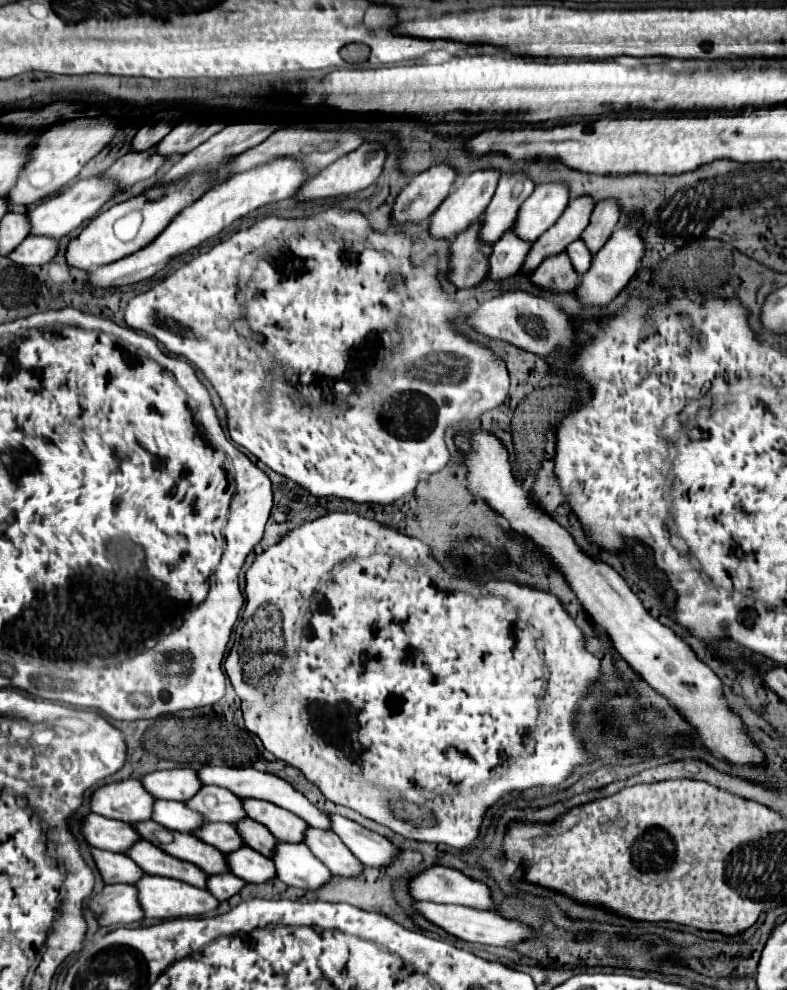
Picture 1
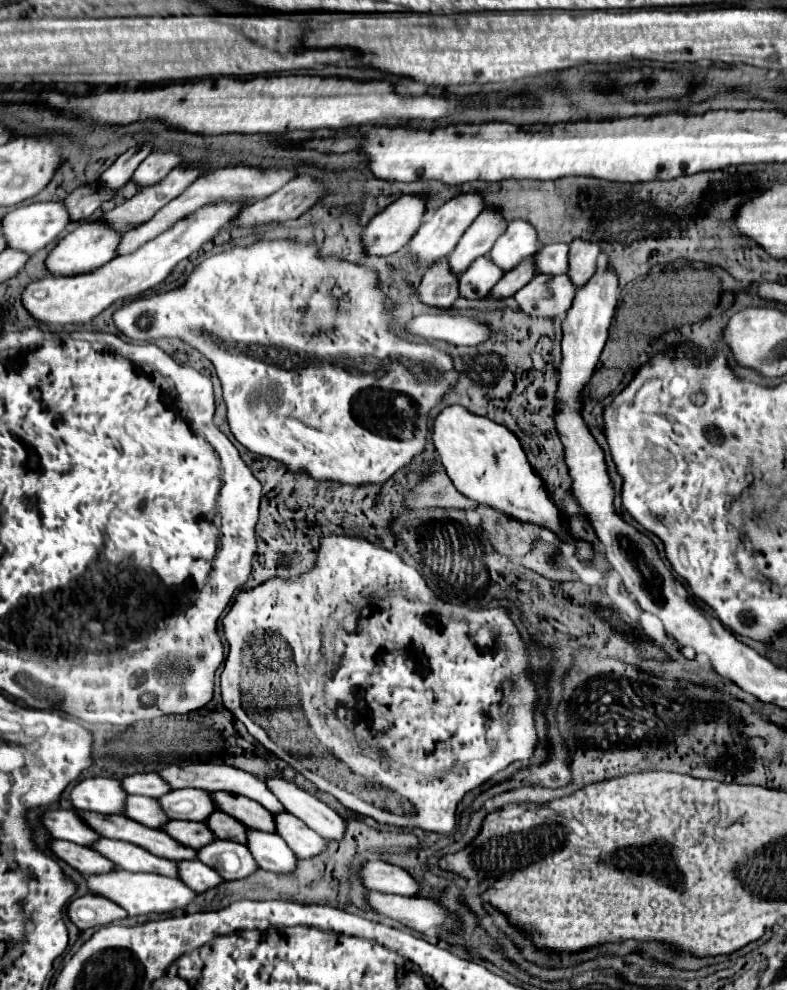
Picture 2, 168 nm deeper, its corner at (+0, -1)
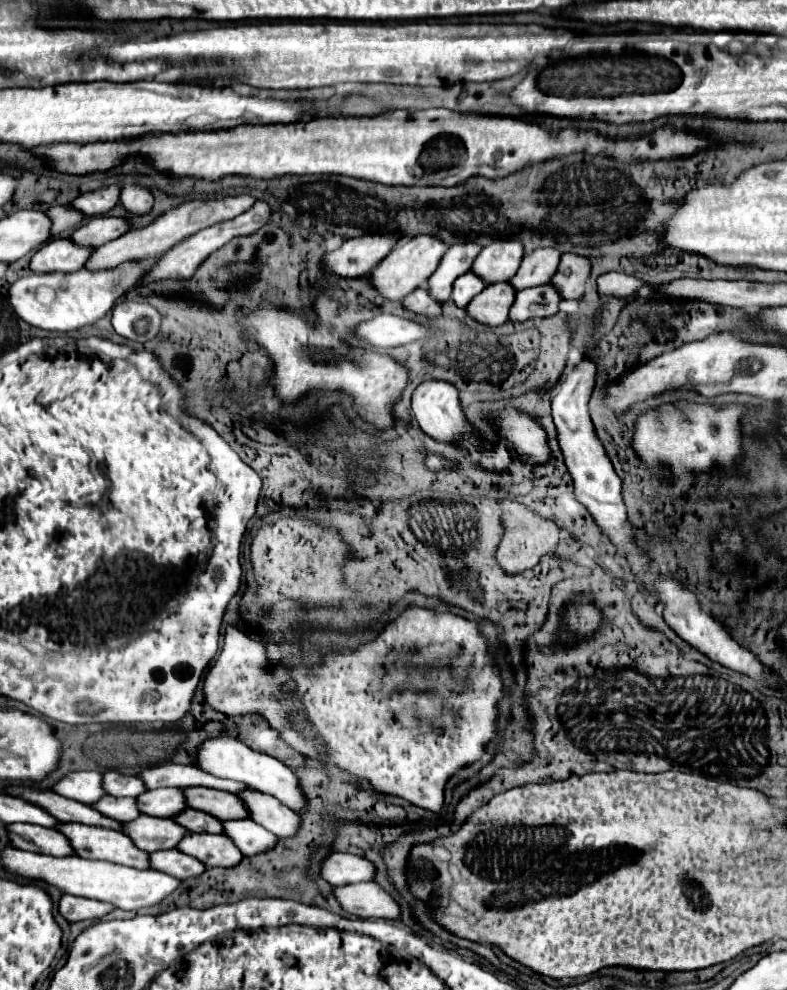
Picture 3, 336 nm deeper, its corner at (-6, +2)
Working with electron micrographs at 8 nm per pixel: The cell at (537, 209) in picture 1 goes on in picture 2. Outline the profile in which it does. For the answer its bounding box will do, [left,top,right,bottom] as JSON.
[489,220,539,272]

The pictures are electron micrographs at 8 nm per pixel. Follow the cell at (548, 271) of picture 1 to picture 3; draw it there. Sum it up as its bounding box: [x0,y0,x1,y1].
[509,283,563,321]

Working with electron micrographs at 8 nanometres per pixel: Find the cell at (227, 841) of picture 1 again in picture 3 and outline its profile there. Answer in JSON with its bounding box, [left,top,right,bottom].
[125,815,189,851]

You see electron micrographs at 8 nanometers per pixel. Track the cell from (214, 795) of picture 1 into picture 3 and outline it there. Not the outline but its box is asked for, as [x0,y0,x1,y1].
[137,787,189,817]

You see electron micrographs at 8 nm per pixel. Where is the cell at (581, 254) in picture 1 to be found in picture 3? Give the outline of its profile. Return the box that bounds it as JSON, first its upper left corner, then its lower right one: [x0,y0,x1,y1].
[511,247,561,289]

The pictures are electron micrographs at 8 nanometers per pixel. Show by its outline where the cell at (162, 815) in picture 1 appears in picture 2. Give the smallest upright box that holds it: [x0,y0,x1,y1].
[125,796,169,828]

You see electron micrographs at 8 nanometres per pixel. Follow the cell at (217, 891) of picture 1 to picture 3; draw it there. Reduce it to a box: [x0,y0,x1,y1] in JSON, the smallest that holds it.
[151,849,205,879]

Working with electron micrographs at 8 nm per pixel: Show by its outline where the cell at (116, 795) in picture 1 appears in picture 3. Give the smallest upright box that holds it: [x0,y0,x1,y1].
[55,771,107,805]

